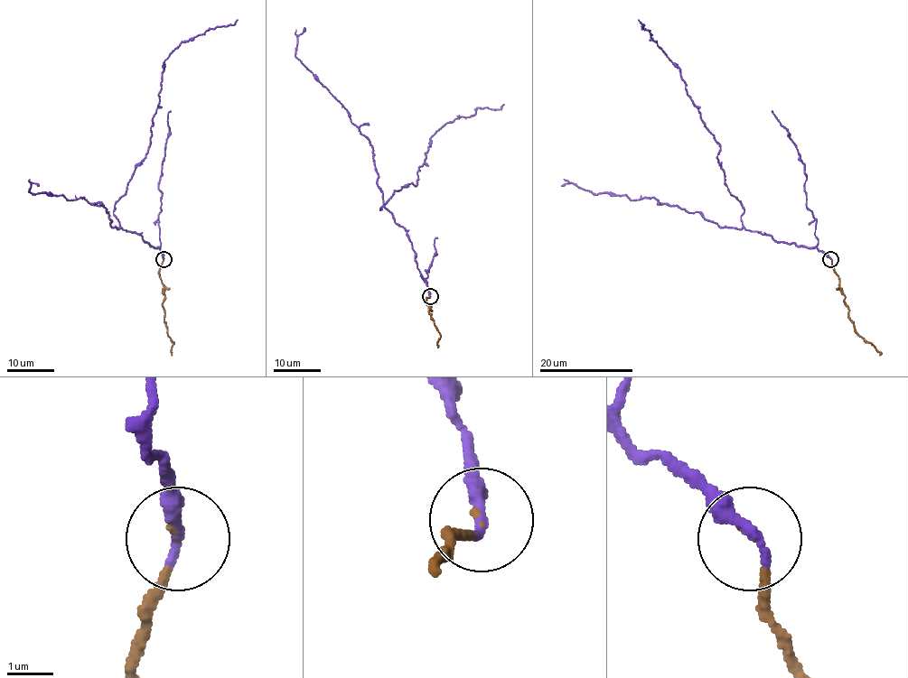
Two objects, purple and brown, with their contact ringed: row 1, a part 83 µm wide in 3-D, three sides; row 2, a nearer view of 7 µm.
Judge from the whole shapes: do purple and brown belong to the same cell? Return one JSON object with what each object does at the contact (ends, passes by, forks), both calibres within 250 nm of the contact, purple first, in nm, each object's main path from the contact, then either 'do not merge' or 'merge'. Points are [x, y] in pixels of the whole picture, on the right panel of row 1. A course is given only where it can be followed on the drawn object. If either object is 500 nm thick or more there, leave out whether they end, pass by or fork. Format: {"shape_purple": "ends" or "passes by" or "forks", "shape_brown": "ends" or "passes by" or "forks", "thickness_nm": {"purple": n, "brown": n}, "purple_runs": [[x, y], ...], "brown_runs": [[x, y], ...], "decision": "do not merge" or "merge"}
{"shape_purple": "ends", "shape_brown": "ends", "thickness_nm": {"purple": 320, "brown": 120}, "purple_runs": [[830, 258], [815, 248], [747, 230], [742, 204], [724, 181], [719, 144], [679, 69], [638, 19]], "brown_runs": [[830, 258], [854, 329], [869, 341], [880, 356]], "decision": "merge"}

